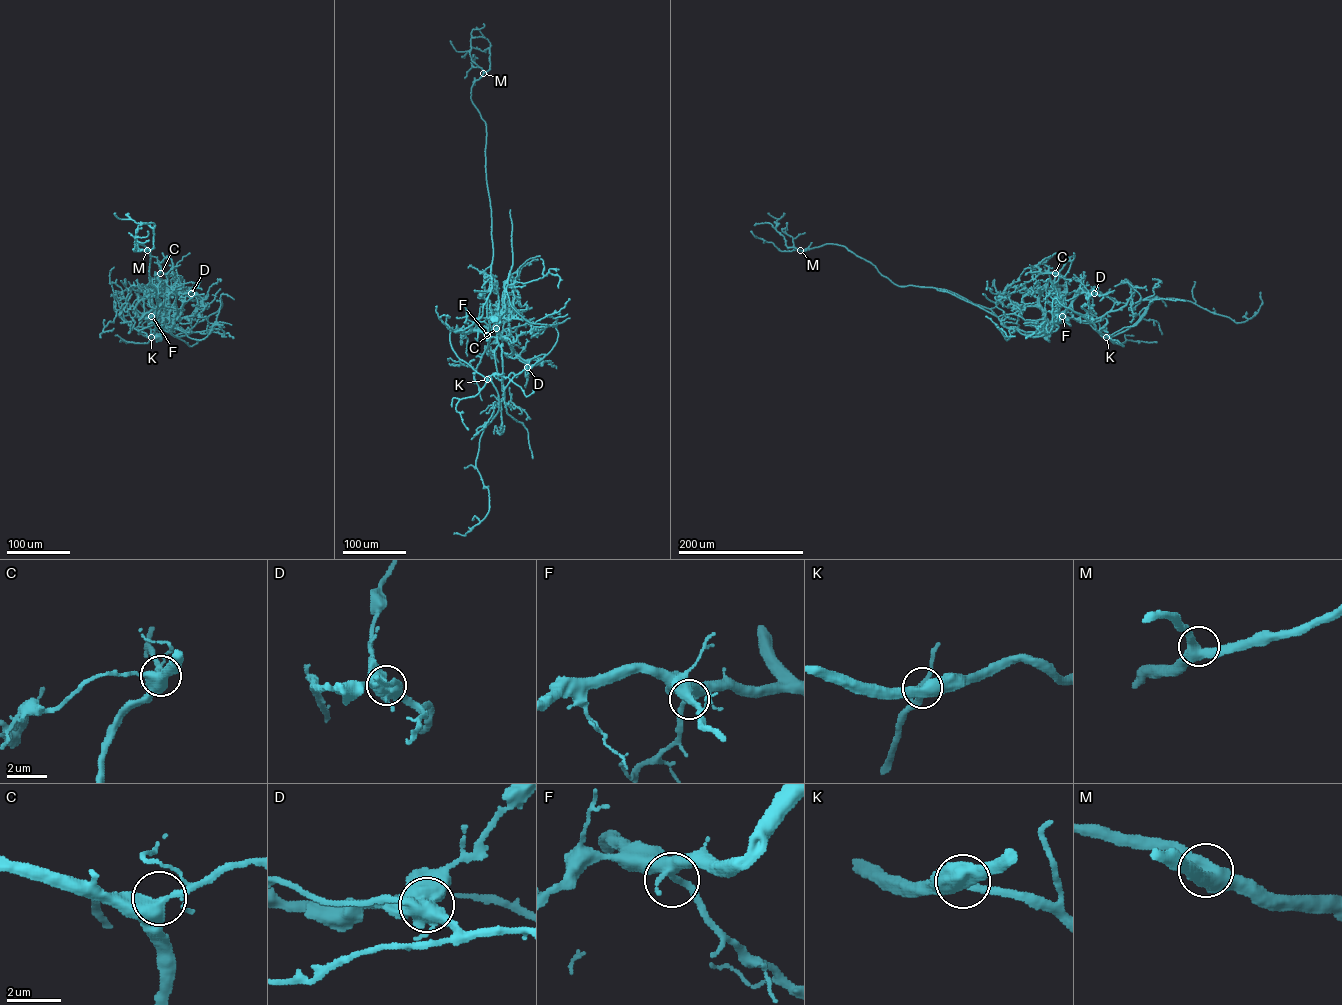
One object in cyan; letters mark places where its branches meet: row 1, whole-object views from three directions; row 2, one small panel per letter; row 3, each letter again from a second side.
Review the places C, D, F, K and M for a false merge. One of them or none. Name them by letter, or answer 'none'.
D

